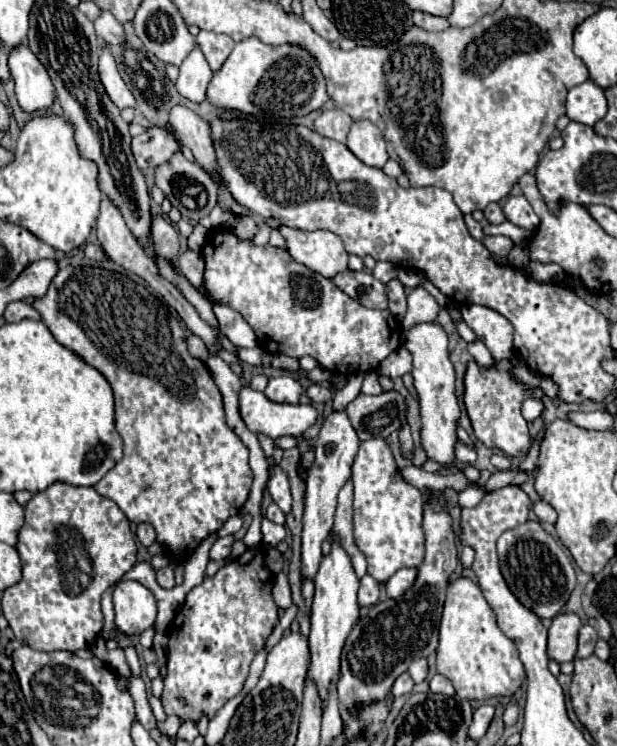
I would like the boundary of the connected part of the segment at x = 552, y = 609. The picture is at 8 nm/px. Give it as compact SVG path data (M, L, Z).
M527 521L511 531L505 531L497 541L497 553L507 587L523 607L533 611L539 619L551 619L563 609L575 589L575 571L565 551L539 525L539 521Z

